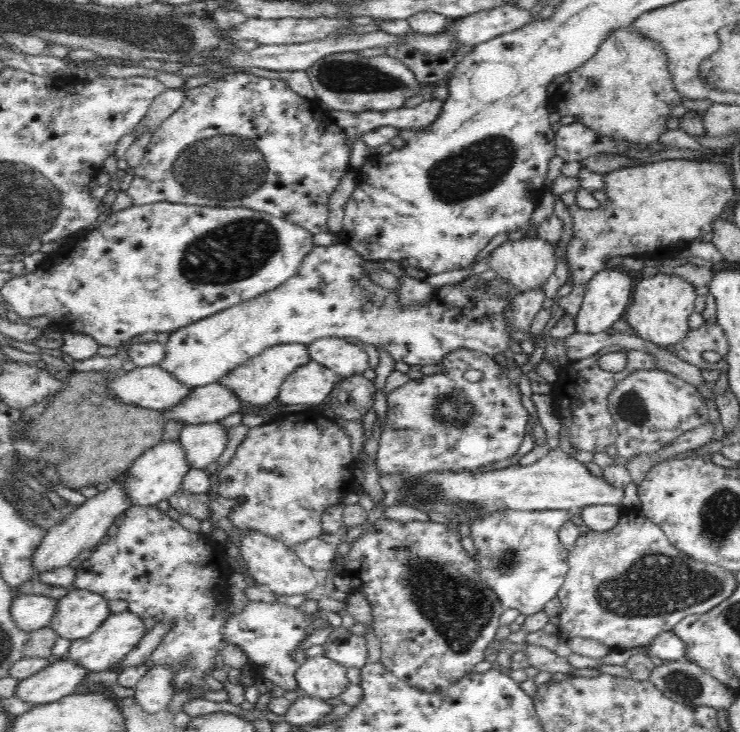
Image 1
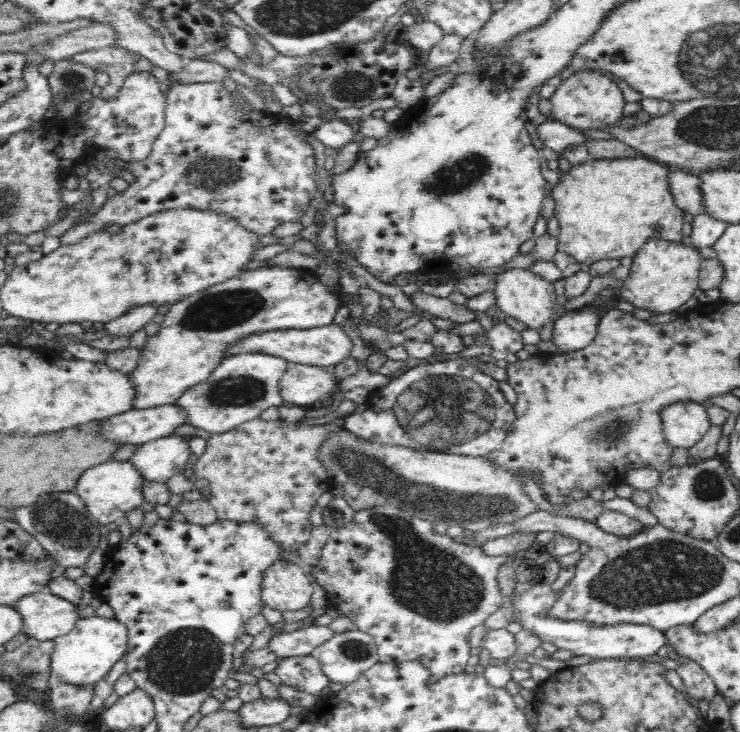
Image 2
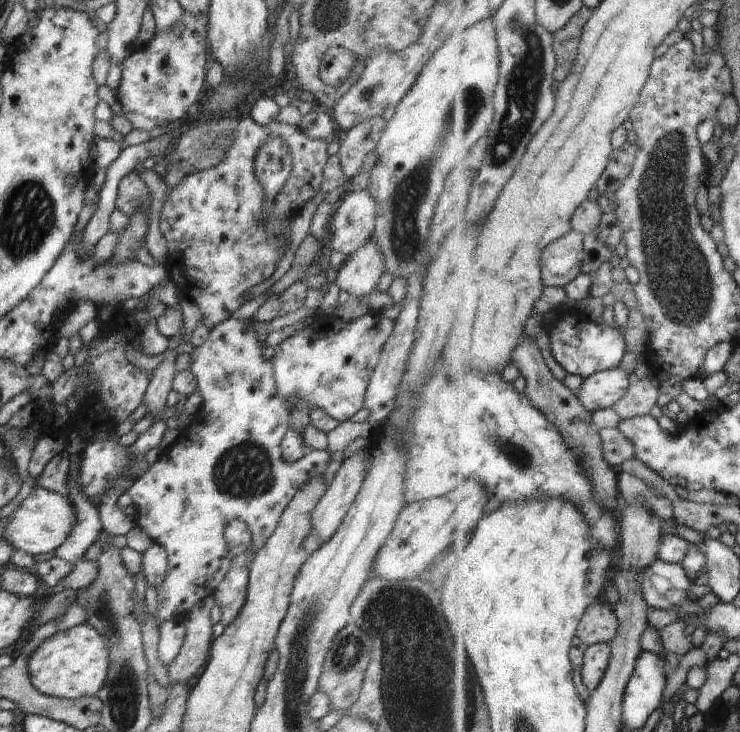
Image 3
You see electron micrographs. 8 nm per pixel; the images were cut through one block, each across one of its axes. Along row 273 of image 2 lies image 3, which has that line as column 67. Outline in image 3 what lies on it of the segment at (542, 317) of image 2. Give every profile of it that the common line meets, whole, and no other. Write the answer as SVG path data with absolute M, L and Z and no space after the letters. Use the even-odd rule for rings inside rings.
M36 486L6 520L5 540L14 550L22 550L32 556L48 554L62 546L68 534L75 530L74 524L76 510L72 502L58 492Z

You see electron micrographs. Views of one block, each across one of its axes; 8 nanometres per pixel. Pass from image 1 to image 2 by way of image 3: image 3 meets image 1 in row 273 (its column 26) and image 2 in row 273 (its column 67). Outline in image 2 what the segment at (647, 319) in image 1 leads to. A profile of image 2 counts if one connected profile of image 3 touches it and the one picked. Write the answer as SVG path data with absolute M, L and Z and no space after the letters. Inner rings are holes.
M652 237L634 256L630 275L619 289L620 295L635 308L644 308L658 315L681 312L691 304L692 294L699 288L699 270L704 259L692 245Z

